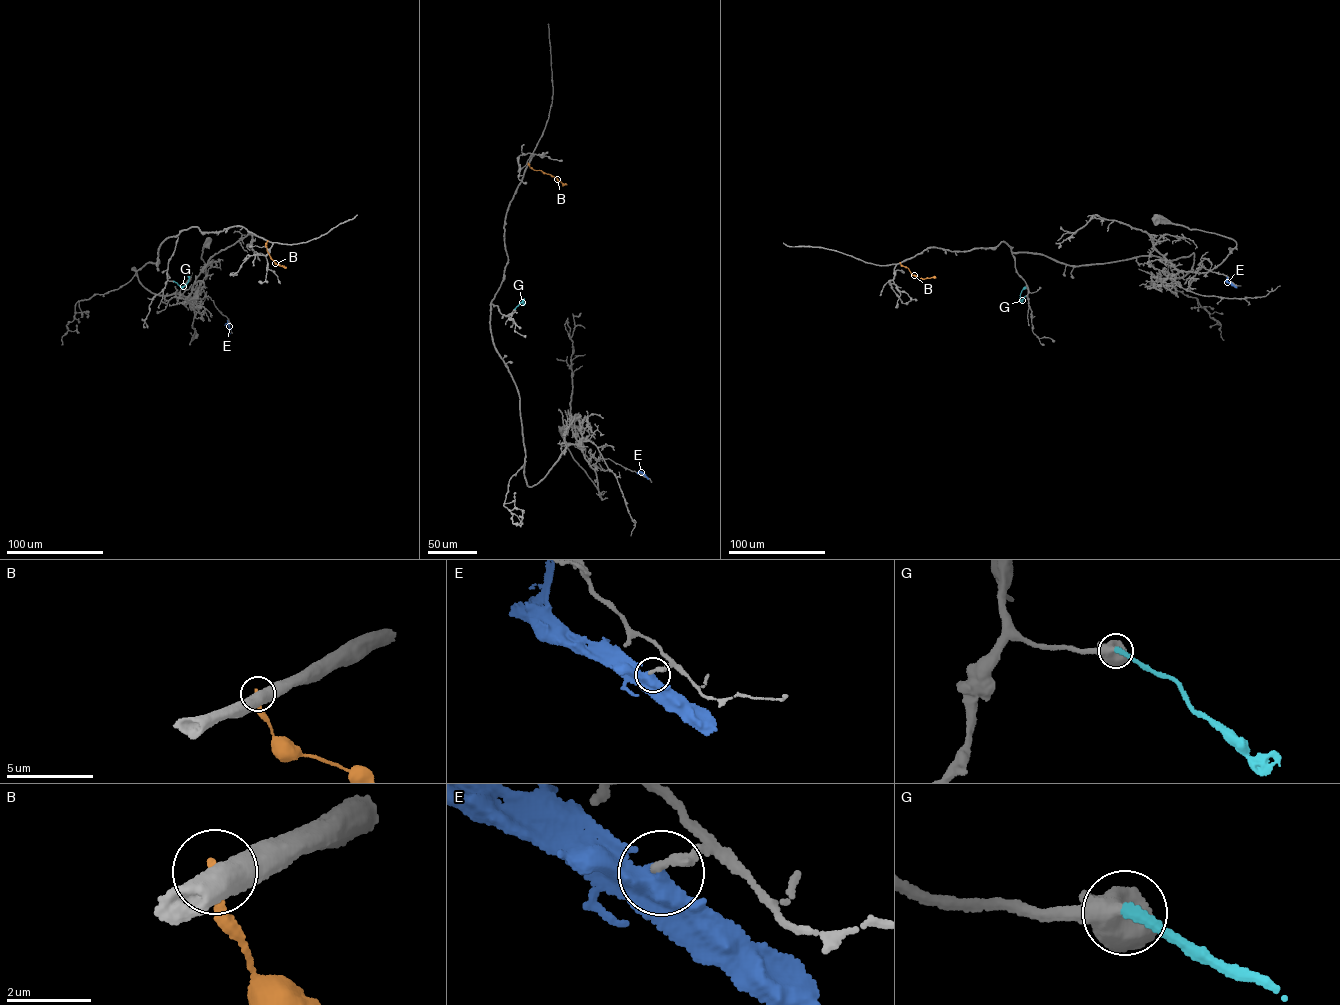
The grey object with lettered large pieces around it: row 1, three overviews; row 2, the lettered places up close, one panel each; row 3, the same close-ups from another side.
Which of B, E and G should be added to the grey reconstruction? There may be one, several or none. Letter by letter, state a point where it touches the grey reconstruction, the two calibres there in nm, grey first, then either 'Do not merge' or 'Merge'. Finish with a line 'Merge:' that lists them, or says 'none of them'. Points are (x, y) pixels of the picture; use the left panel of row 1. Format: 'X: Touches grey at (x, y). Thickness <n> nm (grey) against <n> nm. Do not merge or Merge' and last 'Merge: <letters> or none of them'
B: Touches grey at (267, 240). Thickness 550 nm (grey) against 220 nm. Do not merge
E: Touches grey at (230, 330). Thickness 190 nm (grey) against 600 nm. Do not merge
G: Touches grey at (173, 281). Thickness 360 nm (grey) against 240 nm. Merge
Merge: G

